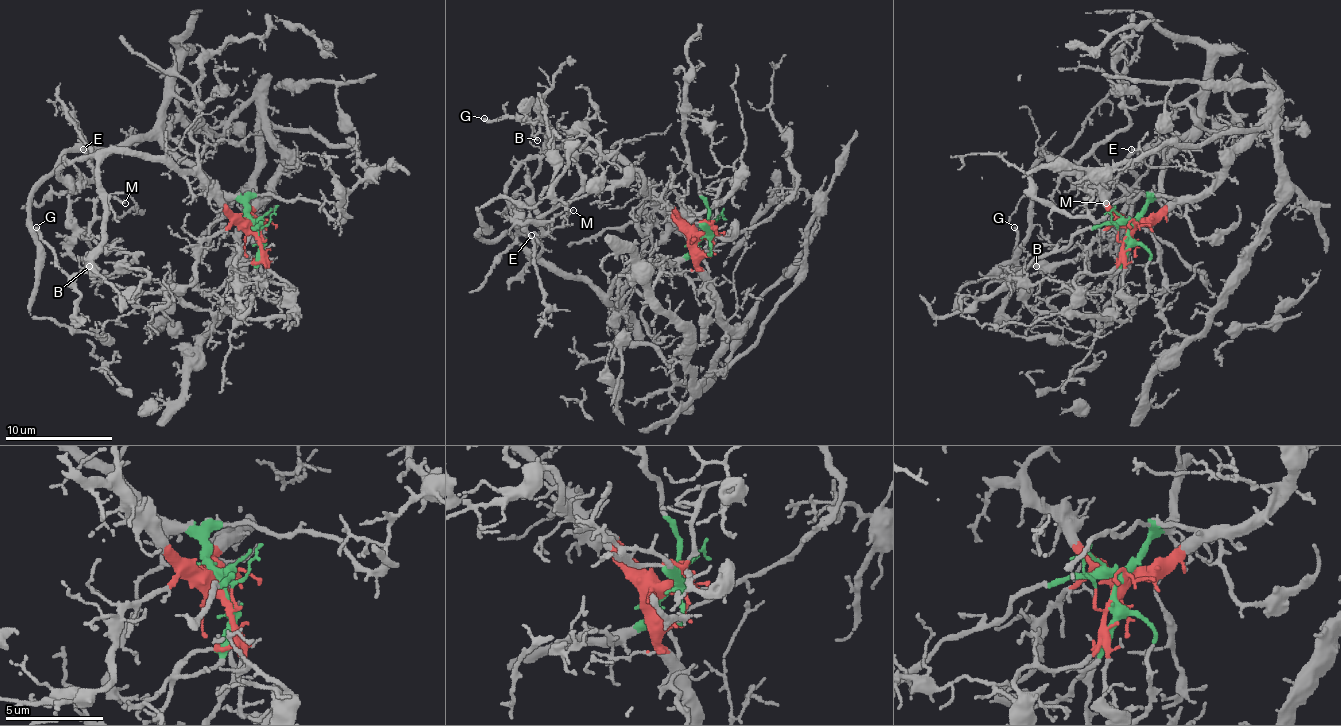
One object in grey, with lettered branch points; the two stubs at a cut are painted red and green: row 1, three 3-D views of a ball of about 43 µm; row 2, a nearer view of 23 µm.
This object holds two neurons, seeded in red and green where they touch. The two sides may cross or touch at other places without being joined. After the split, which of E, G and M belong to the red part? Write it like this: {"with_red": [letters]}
{"with_red": ["G"]}

